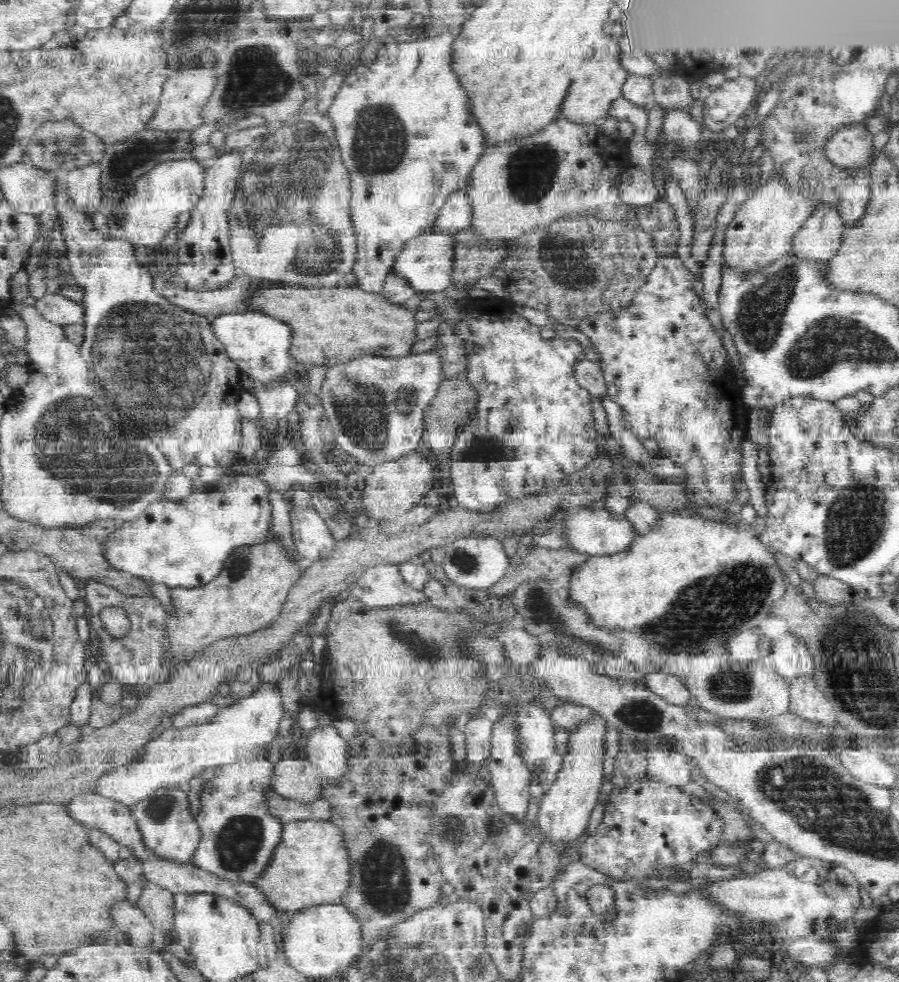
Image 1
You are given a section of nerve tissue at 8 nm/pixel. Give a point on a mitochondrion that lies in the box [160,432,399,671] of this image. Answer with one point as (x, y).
(241, 565)

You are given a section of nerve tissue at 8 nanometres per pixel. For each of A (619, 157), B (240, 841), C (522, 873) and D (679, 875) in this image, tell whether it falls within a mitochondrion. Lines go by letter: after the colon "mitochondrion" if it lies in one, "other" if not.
A: other
B: mitochondrion
C: other
D: other

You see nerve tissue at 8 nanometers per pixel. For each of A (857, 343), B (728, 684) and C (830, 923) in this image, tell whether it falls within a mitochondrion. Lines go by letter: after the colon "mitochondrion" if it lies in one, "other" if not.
A: mitochondrion
B: mitochondrion
C: other

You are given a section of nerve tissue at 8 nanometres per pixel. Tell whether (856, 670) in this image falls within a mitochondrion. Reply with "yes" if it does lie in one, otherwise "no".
yes

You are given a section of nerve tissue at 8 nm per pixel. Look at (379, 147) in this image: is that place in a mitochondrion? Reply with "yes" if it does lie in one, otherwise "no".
yes

